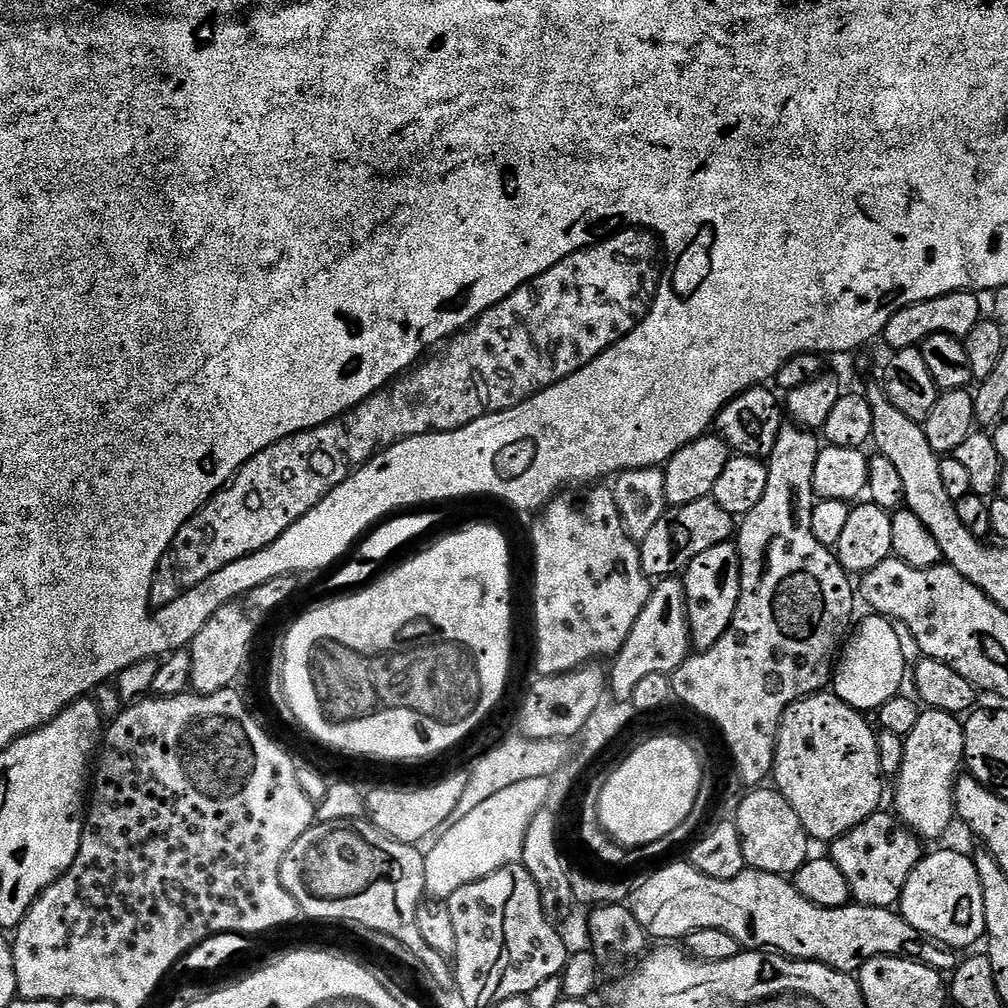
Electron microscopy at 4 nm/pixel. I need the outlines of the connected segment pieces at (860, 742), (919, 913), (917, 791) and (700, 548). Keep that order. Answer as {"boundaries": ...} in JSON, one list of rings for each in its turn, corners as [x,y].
{"boundaries":[[[[828,690],[795,700],[780,720],[780,732],[776,736],[775,787],[784,795],[786,802],[794,806],[794,814],[798,814],[813,841],[837,840],[875,812],[881,811],[886,777],[880,770],[878,732],[864,720],[867,719],[861,713]]],[[[945,846],[941,852],[925,855],[910,874],[900,895],[898,911],[914,930],[937,945],[961,950],[985,939],[982,882],[978,878],[975,859],[971,855],[951,852]]],[[[937,708],[921,711],[914,730],[910,730],[910,734],[904,737],[902,766],[900,773],[894,777],[894,812],[903,824],[925,841],[936,840],[940,835],[941,838],[953,827],[956,816],[956,782],[963,764],[963,723],[953,713]]],[[[711,498],[669,507],[664,516],[658,518],[658,522],[651,528],[650,534],[646,534],[646,538],[639,541],[642,570],[650,578],[675,577],[677,574],[683,573],[688,564],[694,562],[694,558],[698,558],[698,554],[710,550],[710,546],[729,543],[737,528],[737,521],[730,514],[726,514],[726,510],[722,510],[722,506],[718,506],[718,502]]]]}

